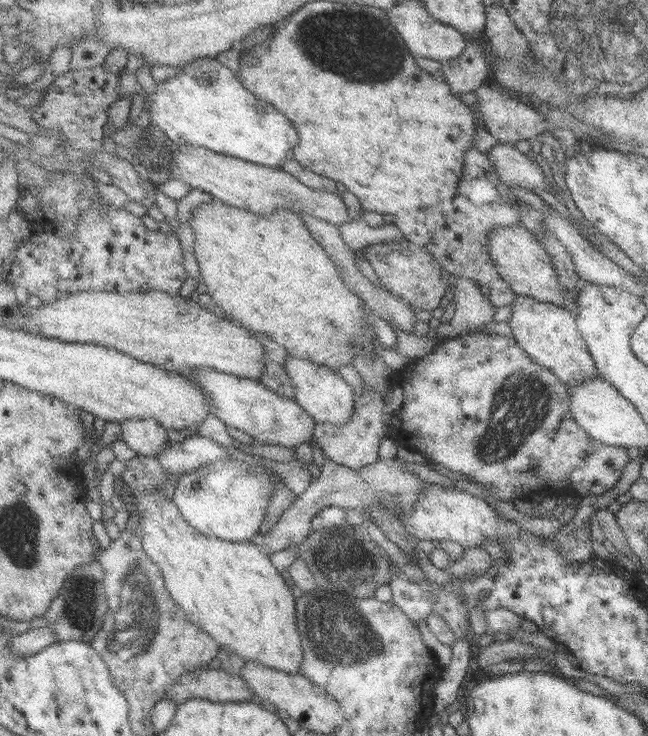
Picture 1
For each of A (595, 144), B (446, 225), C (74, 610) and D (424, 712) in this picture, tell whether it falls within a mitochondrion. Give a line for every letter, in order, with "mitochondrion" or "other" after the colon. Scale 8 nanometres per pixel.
A: other
B: other
C: mitochondrion
D: other

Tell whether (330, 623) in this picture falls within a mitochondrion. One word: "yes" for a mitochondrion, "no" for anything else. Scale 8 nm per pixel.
yes

